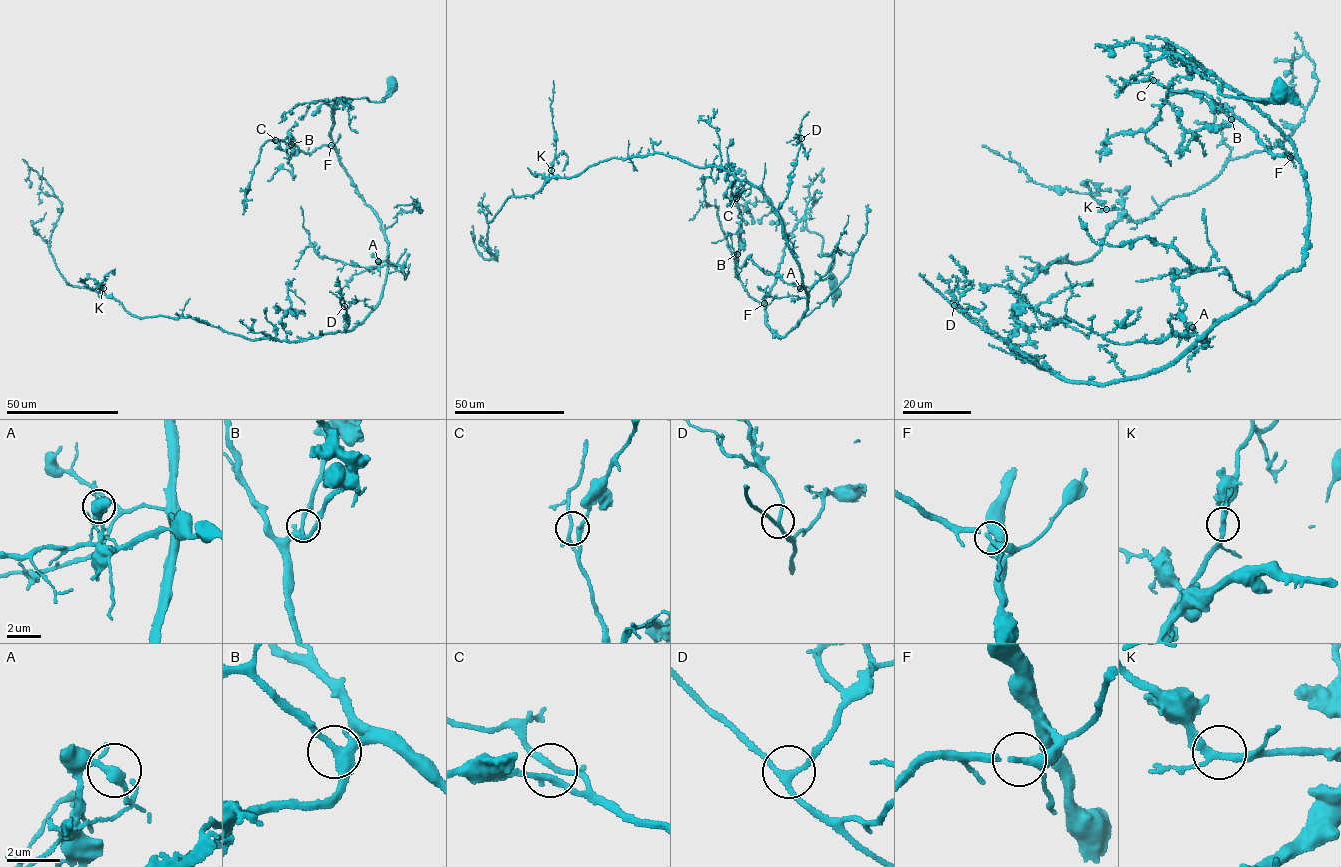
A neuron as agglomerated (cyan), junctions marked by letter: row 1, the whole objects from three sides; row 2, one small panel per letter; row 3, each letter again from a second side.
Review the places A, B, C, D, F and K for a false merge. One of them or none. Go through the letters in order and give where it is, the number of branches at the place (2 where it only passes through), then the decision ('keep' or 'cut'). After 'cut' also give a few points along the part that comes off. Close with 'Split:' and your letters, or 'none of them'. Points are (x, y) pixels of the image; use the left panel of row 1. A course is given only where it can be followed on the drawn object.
A: at (378, 261); 3 branches meet; keep
B: at (291, 144); 3 branches meet; keep
C: at (275, 140); 3 branches meet; keep
D: at (344, 306); 3 branches meet; keep
F: at (331, 145); 3 branches meet; keep
K: at (103, 288); 3 branches meet; keep
Split: none of them

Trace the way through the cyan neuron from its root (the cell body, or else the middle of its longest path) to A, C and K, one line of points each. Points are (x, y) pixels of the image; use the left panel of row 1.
A: (392, 85), (383, 102), (335, 101), (330, 133), (341, 165), (381, 224), (388, 264), (381, 266), (378, 261)
C: (392, 85), (383, 102), (335, 101), (332, 145), (307, 154), (288, 137), (275, 140)
K: (392, 85), (332, 107), (388, 244), (352, 330), (247, 339), (131, 315), (103, 288)

